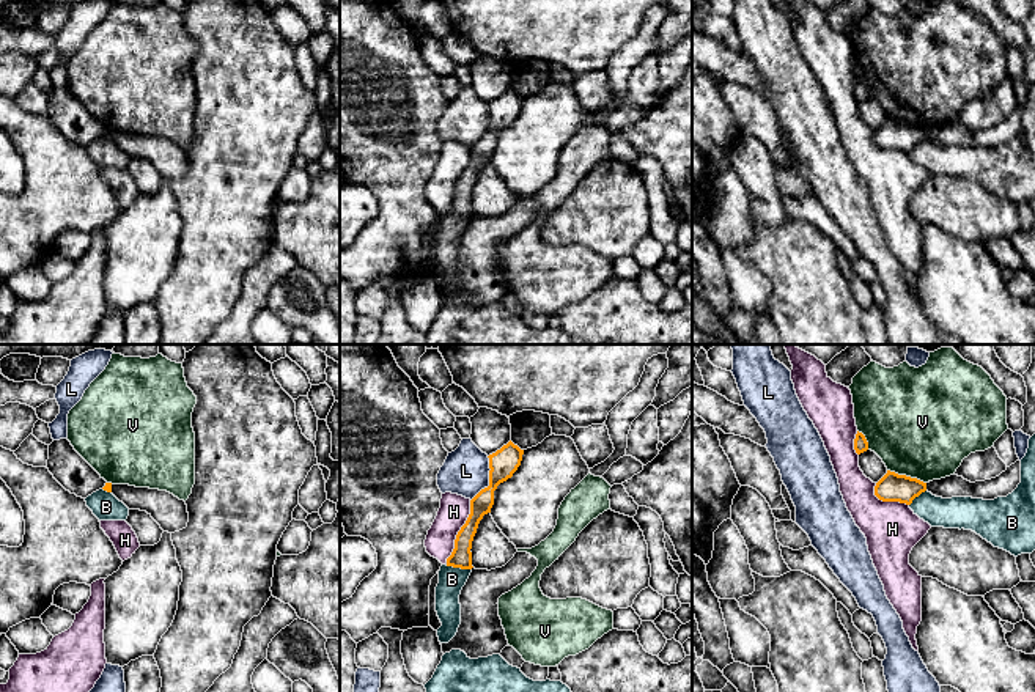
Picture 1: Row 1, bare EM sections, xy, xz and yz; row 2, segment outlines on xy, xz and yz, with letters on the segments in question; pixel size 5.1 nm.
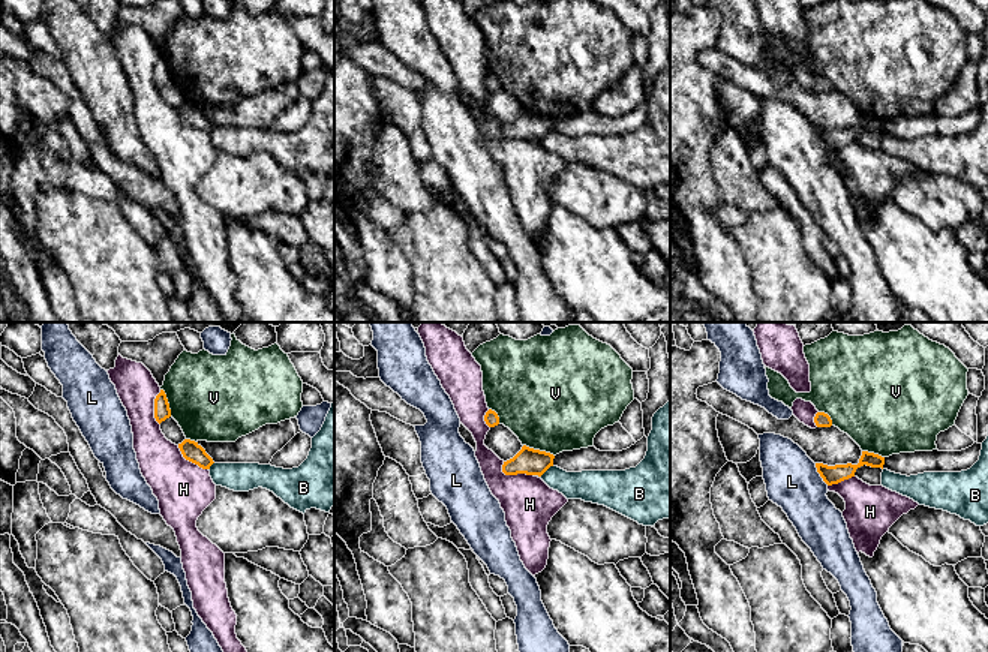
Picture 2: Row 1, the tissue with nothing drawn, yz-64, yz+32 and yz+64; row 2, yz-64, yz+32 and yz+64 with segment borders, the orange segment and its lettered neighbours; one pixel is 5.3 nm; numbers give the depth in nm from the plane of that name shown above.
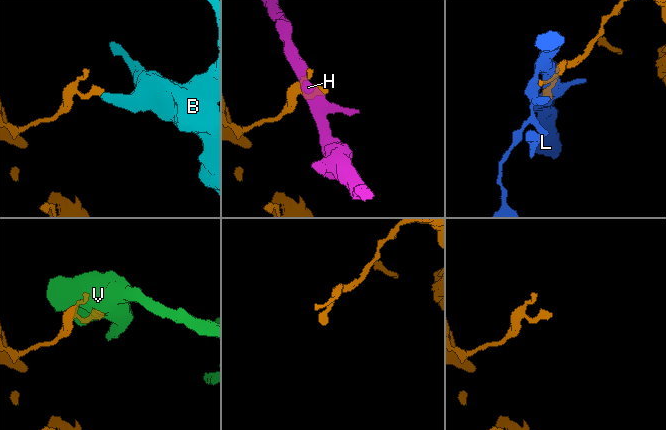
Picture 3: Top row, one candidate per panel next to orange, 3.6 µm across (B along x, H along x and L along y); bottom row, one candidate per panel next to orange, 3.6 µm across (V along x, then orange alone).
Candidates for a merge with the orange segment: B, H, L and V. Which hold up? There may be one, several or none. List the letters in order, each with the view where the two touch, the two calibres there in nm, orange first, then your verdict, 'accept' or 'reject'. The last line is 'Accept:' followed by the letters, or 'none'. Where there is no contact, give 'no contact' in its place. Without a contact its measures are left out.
B: xz | 110/130 nm | reject
H: xz | 110/150 nm | reject
L: xz | 150/240 nm | reject
V: yz | 140/500 nm | reject
Accept: none

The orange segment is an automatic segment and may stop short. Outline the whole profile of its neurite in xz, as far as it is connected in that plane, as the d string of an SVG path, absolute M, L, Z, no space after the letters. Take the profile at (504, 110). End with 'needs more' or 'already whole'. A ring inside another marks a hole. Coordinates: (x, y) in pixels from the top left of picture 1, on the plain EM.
M511 88L495 101L489 102L489 134L481 137L470 148L470 162L466 171L456 182L455 197L447 206L447 214L472 217L472 189L477 181L478 171L484 162L491 160L494 153L494 138L497 134L518 118L522 109L524 98L514 93Z | already whole

